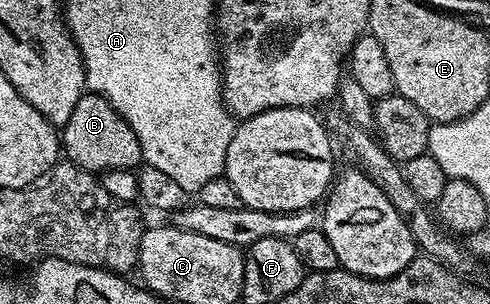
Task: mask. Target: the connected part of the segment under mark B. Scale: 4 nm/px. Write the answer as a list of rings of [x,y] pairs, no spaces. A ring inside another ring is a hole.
[[[86,92],[75,103],[75,111],[71,111],[71,119],[60,130],[59,145],[64,156],[80,169],[100,175],[109,169],[136,170],[142,164],[141,141],[135,139],[135,131],[111,107],[111,103],[98,93]]]

